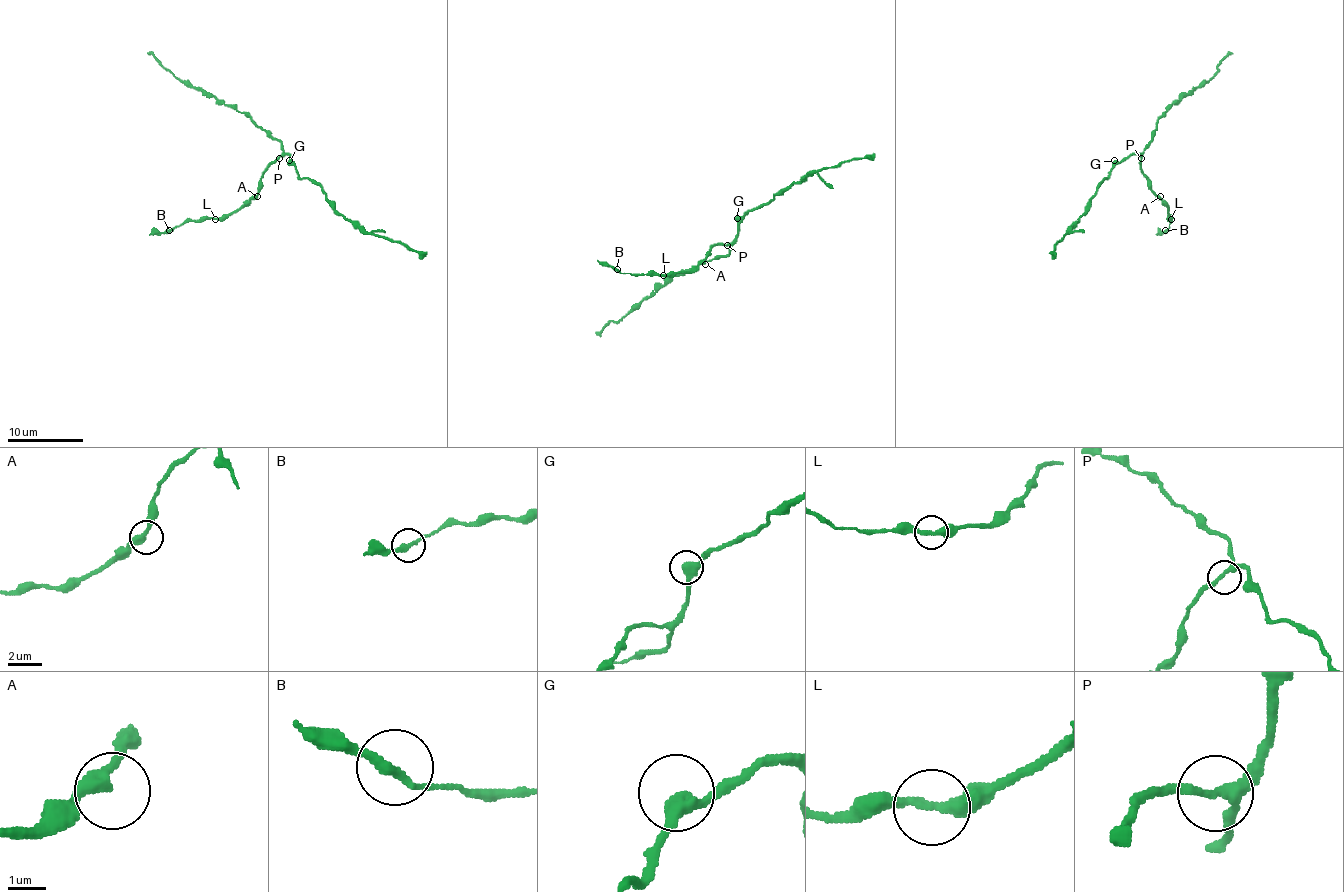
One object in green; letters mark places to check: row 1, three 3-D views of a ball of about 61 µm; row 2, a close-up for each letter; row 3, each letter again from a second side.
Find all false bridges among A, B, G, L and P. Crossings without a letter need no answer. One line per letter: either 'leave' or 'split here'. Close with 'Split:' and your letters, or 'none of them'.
A: leave
B: leave
G: leave
L: leave
P: leave
Split: none of them

